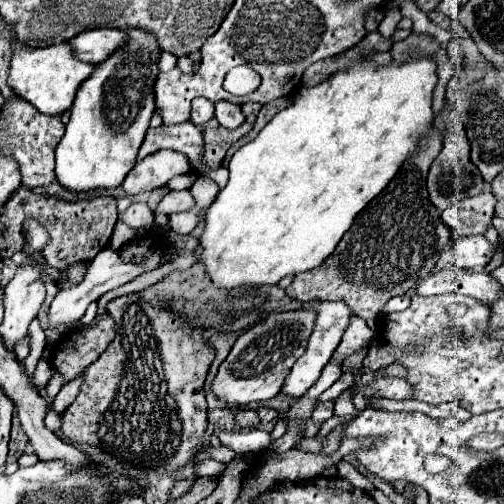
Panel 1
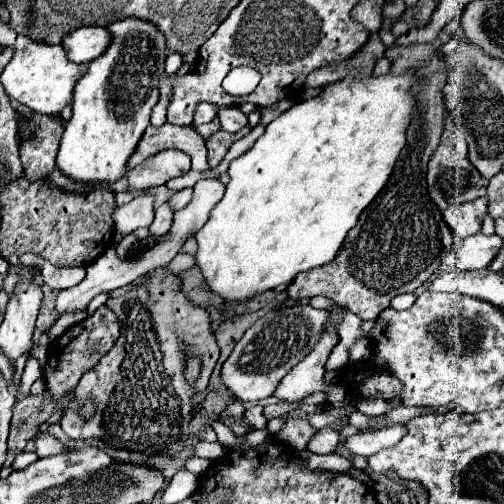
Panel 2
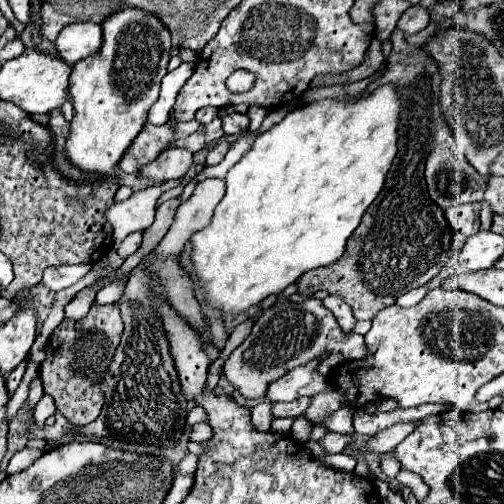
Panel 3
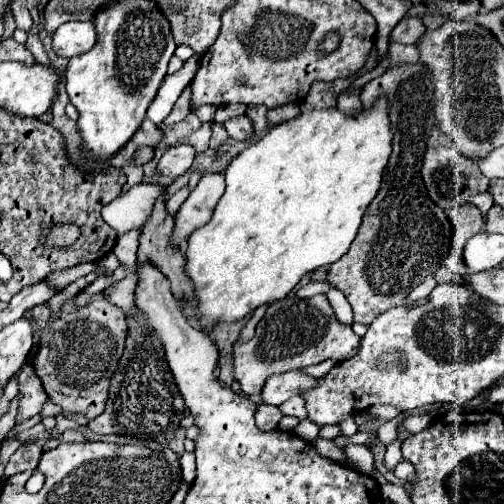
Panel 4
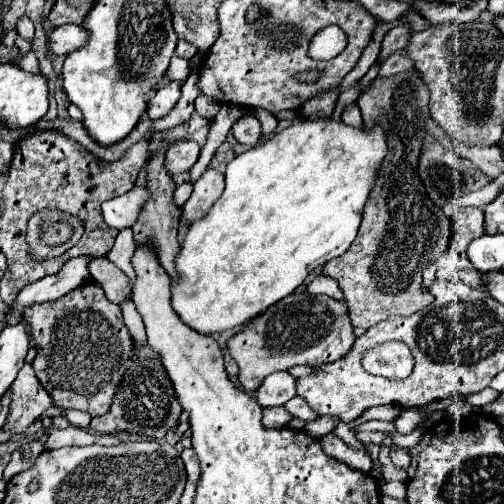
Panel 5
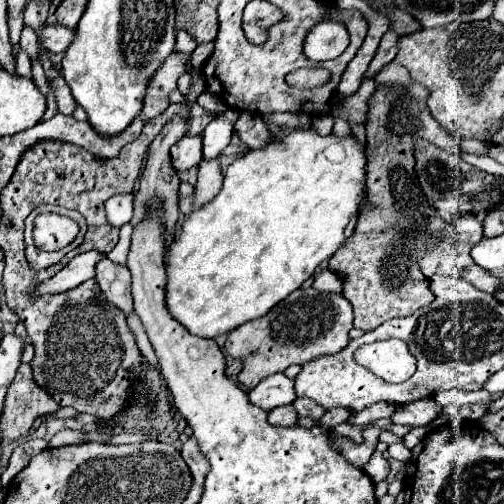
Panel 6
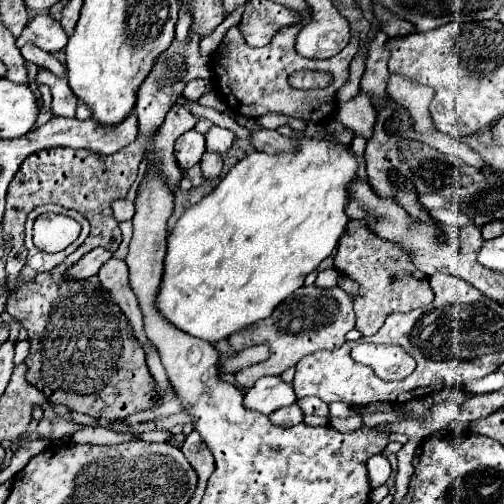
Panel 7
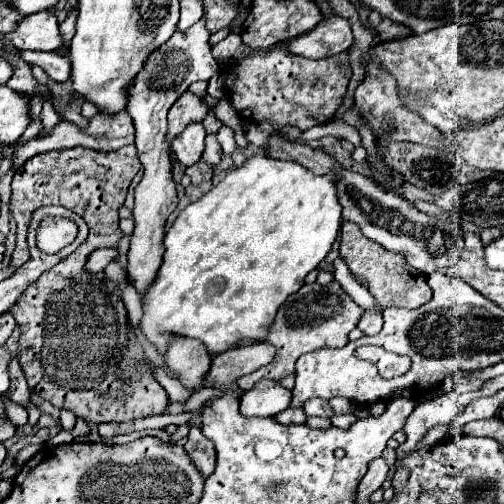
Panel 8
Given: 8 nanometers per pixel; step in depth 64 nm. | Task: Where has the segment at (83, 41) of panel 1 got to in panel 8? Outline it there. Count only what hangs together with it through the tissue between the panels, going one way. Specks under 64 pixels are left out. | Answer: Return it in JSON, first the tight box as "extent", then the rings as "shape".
{"extent":[4,10,64,52],"shape":[[[48,10],[26,16],[16,32],[4,34],[4,40],[14,44],[18,50],[46,50],[56,52],[64,46],[58,30],[58,20]]]}

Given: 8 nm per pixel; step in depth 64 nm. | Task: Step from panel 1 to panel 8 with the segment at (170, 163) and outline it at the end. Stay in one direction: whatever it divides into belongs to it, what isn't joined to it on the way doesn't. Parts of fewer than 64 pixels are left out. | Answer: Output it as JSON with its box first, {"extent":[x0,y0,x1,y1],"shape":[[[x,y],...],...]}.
{"extent":[172,124,206,166],"shape":[[[190,124],[188,128],[184,128],[184,132],[172,142],[172,152],[176,154],[176,160],[182,166],[196,164],[204,152],[204,138],[206,132],[202,124]]]}

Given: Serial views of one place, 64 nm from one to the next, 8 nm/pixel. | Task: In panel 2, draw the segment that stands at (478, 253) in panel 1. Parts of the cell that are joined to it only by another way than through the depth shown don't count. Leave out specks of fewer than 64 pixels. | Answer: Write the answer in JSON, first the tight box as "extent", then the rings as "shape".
{"extent":[456,232,502,270],"shape":[[[482,232],[468,236],[456,248],[456,268],[458,270],[488,268],[488,264],[494,260],[500,248],[502,248],[500,236],[484,236]]]}

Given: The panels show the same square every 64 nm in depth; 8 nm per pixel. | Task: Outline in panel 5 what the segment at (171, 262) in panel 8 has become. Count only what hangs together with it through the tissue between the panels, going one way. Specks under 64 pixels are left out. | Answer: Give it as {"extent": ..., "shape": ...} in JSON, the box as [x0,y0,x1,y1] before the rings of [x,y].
{"extent":[172,116,388,334],"shape":[[[330,116],[300,118],[292,126],[274,134],[268,142],[238,154],[226,168],[226,188],[224,188],[222,196],[216,200],[216,204],[210,208],[210,212],[202,220],[194,222],[188,228],[188,234],[182,242],[180,254],[176,258],[176,270],[178,270],[180,278],[176,282],[172,282],[172,306],[178,312],[178,316],[184,320],[184,324],[188,324],[190,328],[194,328],[196,332],[202,332],[202,334],[214,334],[214,332],[222,332],[222,330],[234,328],[238,324],[244,324],[244,322],[252,320],[254,316],[262,314],[274,302],[292,294],[312,270],[342,256],[350,248],[350,244],[354,242],[354,238],[358,234],[358,228],[362,222],[362,210],[368,202],[372,188],[376,186],[378,170],[380,170],[380,164],[384,162],[386,154],[388,154],[388,144],[386,144],[384,128],[380,124],[374,124],[372,128],[368,128],[368,126],[354,128],[354,126],[344,124],[342,120],[334,120]]]}

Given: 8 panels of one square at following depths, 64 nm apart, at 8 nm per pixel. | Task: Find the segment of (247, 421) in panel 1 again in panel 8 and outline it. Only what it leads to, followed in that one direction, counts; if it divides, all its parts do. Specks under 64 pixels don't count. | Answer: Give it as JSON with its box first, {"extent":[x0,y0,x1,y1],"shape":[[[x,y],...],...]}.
{"extent":[274,408,306,424],"shape":[[[286,408],[284,412],[280,412],[280,414],[276,414],[274,416],[276,418],[276,422],[280,422],[280,424],[304,424],[306,422],[306,414],[304,414],[304,410],[302,408]]]}

